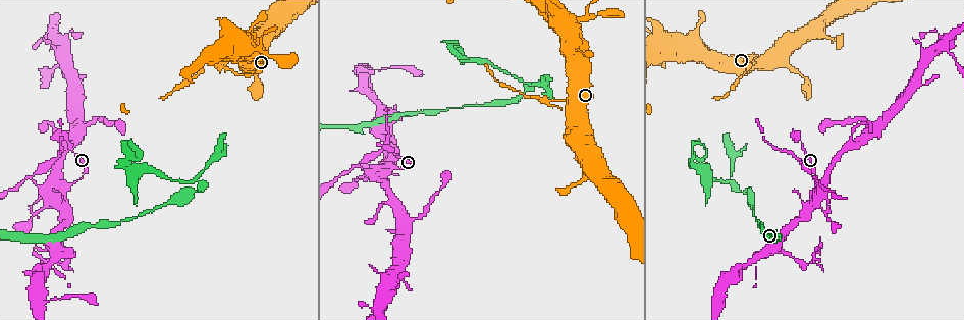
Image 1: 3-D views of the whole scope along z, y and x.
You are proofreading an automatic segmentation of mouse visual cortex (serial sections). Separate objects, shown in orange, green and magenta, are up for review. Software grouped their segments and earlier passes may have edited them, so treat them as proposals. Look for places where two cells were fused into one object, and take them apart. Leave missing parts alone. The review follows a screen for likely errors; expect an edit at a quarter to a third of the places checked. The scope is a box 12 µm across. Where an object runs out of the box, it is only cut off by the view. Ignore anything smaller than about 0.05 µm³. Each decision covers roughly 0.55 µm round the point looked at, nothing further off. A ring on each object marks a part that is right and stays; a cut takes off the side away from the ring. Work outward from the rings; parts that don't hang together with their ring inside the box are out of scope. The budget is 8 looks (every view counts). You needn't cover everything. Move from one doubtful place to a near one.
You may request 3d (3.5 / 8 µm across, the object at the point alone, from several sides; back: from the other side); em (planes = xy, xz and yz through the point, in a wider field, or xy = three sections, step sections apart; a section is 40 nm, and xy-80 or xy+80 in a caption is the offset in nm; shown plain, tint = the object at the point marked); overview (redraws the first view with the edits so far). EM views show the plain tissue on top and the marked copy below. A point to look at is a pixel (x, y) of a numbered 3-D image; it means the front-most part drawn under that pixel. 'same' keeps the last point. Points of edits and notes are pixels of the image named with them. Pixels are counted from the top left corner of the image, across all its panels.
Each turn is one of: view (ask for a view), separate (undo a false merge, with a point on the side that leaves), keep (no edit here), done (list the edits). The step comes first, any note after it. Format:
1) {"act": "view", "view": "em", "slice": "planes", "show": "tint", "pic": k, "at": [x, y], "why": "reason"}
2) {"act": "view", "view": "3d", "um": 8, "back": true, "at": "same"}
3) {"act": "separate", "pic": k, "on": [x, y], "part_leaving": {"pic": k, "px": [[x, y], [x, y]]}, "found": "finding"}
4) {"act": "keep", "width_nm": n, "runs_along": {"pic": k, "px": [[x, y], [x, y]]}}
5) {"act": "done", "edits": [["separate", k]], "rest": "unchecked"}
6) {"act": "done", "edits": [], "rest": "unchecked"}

{"act": "view", "view": "3d", "um": 3.5, "pic": 1, "at": [748, 71], "why": "thick turns thin"}

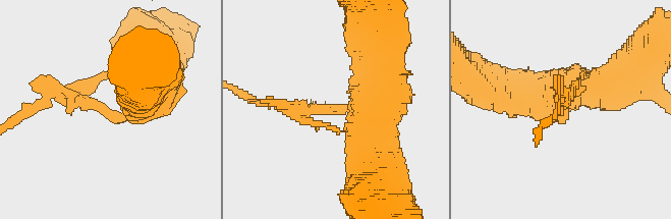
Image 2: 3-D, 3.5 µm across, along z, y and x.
{"act": "view", "view": "em", "slice": "xy", "step": 1, "show": "tint", "pic": 2, "at": [102, 111], "arm_widths_nm": [200, 500]}

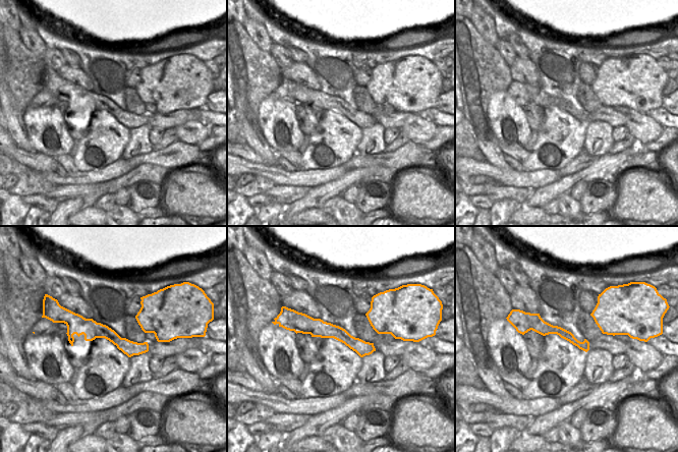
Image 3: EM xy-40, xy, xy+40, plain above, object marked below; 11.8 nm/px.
{"act": "keep", "runs_along": {"pic": 2, "px": [[160, 88], [131, 116], [47, 97]]}, "found": "continuous, no second cell"}

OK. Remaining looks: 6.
{"act": "view", "view": "3d", "um": 3.5, "pic": 1, "at": [396, 168], "why": "a narrow waist"}

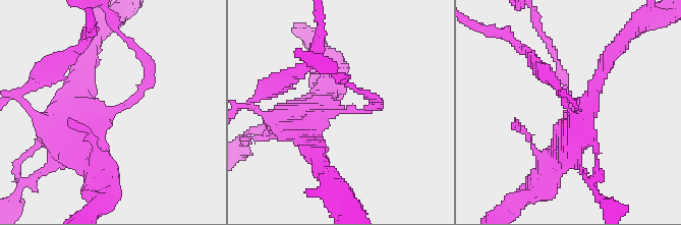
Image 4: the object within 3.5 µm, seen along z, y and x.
{"act": "view", "view": "em", "slice": "xy", "step": 3, "show": "tint", "pic": 4, "at": [107, 114], "arms": 4, "arm_widths_nm": [150, 250, 300, 350], "why": "need the tissue"}

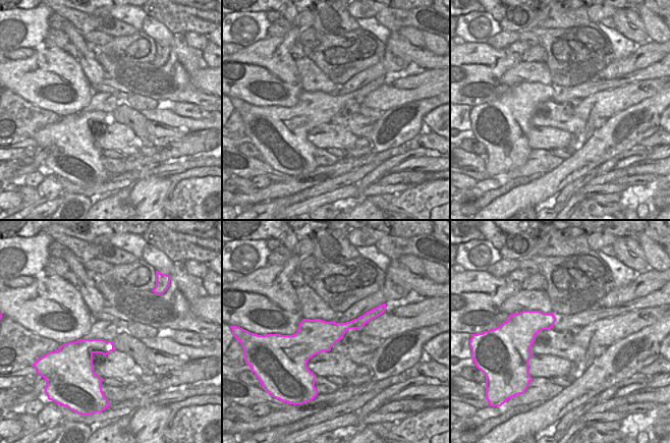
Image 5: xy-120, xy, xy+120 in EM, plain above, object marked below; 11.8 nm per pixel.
{"act": "keep", "found": "one cell here"}

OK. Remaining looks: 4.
{"act": "view", "view": "3d", "um": 3.5, "pic": 1, "at": [730, 183], "why": "abrupt turn"}

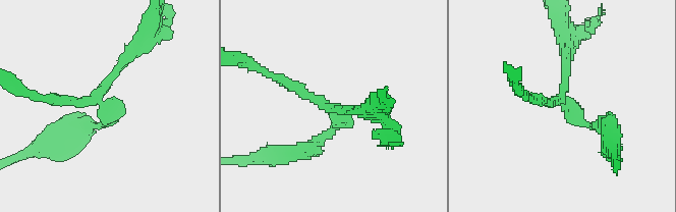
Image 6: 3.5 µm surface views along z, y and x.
{"act": "view", "view": "em", "slice": "xy", "step": 5, "show": "tint", "pic": 6, "at": [99, 101], "arms": 3, "arm_widths_nm": [150, 150, 150]}

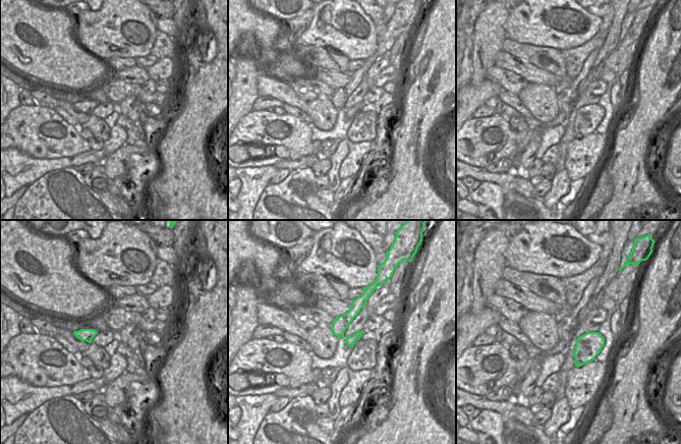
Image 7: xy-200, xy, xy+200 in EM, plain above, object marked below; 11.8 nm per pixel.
{"act": "view", "view": "em", "slice": "xy", "step": 1, "show": "tint", "at": "same", "why": "cut it another way"}

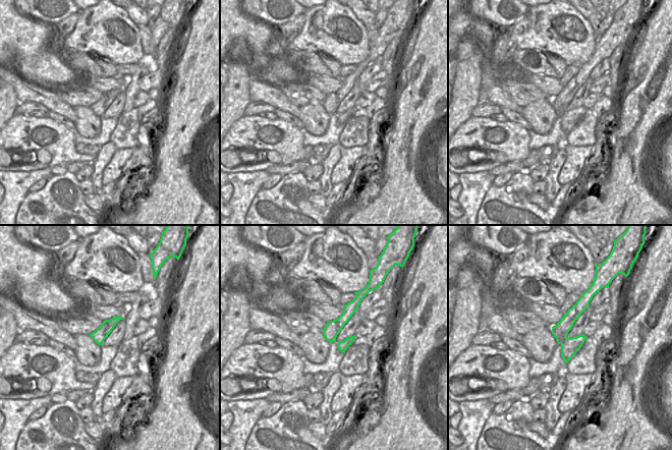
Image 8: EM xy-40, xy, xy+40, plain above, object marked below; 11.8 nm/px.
{"act": "separate", "pic": 6, "on": [297, 89], "border": {"pic": 8, "px": [[566, 337], [559, 343]]}, "found": "a second cell is stuck on"}

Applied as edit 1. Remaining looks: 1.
{"act": "done", "edits": [["separate", 6]], "rest": "unchecked"}

